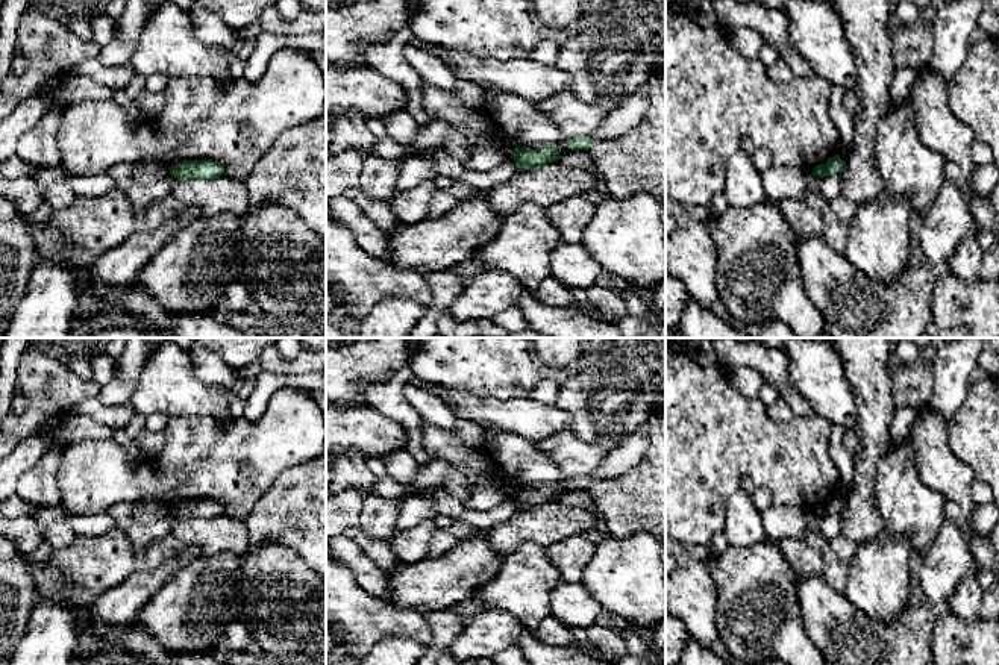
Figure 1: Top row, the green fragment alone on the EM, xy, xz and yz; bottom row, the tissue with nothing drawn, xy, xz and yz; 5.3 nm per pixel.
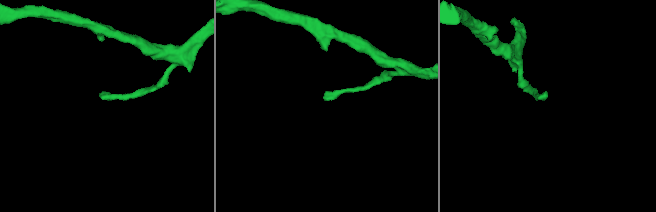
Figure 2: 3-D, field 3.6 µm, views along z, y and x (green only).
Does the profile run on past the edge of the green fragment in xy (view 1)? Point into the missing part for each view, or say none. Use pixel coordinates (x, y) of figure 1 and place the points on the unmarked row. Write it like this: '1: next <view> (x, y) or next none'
1: next none

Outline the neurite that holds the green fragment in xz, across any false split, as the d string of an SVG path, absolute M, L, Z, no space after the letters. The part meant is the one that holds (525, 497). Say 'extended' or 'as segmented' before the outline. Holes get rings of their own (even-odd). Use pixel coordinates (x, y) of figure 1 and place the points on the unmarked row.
as segmented | M543 483L535 489L515 485L511 497L515 501L517 510L532 509L535 506L541 506L547 501L558 498L558 491L555 489L553 483Z

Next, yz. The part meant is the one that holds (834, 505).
as segmented | M834 494L825 503L817 504L811 514L819 515L822 518L826 515L835 515L835 514L841 512L843 504L844 504L844 501L840 498L840 495Z

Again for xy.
as segmented | M182 500L168 506L174 518L215 518L224 514L224 506L218 501L202 500Z

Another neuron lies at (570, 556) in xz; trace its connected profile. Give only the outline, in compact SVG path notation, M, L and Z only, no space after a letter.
M585 535L568 536L547 547L549 560L559 570L565 582L581 582L594 551L596 544Z

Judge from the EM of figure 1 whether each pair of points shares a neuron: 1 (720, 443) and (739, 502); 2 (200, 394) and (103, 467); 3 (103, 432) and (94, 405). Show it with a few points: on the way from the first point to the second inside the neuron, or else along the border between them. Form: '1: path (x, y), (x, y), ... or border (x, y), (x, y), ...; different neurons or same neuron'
1: border (749, 491), (737, 491), (731, 497), (723, 526); different neurons
2: border (208, 415), (170, 417); different neurons
3: border (72, 412), (88, 415), (112, 429); different neurons

